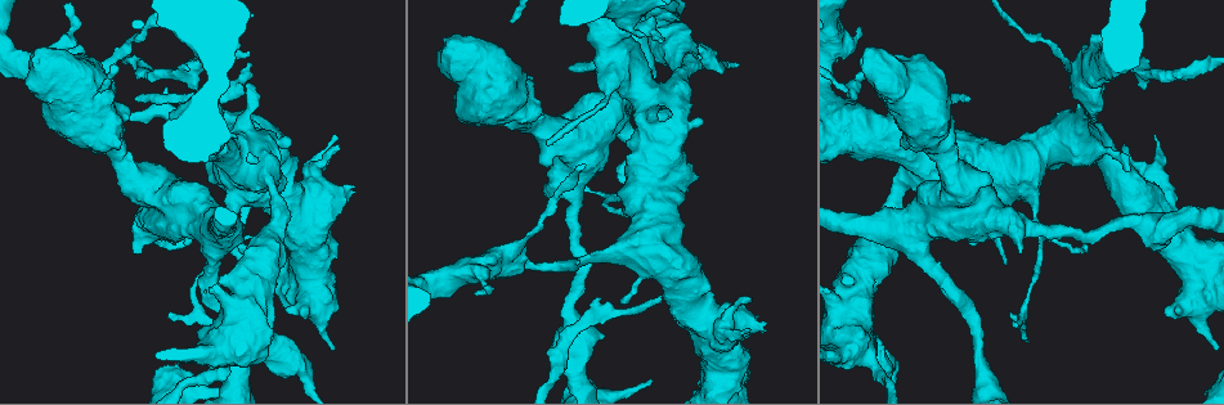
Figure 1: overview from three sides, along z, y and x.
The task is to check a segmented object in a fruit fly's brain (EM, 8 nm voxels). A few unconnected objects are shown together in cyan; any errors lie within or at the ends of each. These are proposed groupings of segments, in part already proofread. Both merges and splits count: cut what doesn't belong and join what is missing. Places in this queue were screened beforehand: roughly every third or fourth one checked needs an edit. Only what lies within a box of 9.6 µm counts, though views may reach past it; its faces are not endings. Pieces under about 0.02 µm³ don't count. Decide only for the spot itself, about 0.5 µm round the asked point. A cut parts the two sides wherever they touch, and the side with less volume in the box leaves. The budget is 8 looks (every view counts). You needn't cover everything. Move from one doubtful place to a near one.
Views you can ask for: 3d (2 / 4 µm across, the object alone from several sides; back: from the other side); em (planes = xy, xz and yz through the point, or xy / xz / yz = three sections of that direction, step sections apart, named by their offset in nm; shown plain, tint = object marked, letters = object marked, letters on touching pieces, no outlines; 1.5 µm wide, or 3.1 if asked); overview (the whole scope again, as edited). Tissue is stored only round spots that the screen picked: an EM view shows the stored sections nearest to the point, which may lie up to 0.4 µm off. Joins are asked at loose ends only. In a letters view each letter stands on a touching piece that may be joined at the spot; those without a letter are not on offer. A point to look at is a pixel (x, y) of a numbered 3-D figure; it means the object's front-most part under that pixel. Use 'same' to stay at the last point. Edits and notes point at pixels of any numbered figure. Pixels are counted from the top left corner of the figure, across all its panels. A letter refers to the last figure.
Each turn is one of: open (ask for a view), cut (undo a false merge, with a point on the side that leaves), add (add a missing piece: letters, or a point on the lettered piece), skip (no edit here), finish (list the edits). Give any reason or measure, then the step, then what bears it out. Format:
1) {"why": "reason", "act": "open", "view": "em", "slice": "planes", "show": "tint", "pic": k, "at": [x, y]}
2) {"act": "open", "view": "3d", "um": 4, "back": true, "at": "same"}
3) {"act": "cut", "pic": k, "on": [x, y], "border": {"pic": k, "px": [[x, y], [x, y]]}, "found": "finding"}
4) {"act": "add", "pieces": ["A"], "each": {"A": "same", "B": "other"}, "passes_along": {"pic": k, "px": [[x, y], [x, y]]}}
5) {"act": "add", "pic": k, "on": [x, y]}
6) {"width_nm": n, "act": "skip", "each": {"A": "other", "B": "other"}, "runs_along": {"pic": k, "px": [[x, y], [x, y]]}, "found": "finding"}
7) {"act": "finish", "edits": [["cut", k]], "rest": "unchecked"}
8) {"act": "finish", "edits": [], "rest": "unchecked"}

{"why": "branch stops here", "act": "open", "view": "3d", "um": 2, "pic": 1, "at": [168, 87]}

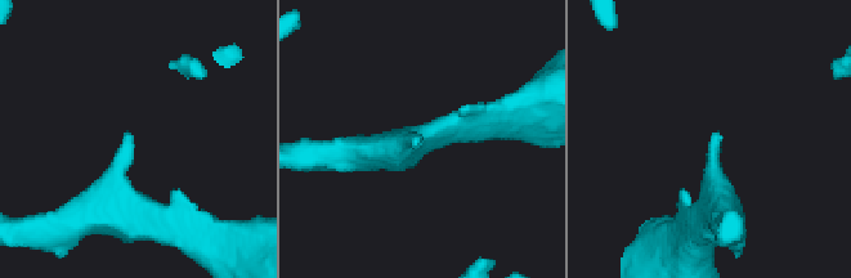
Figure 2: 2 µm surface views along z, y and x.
{"act": "open", "view": "em", "slice": "xz", "step": 4, "show": "tint", "pic": 2, "at": [414, 146]}

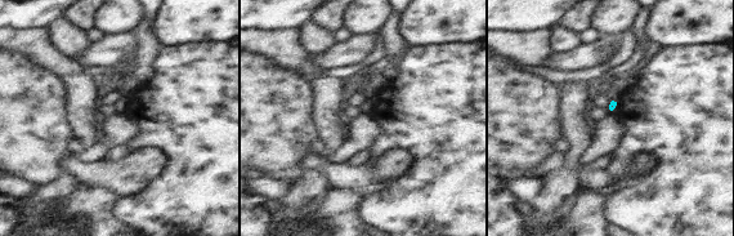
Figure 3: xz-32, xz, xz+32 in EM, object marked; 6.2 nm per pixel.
{"act": "open", "view": "em", "slice": "yz", "step": 8, "show": "letters", "at": "same"}

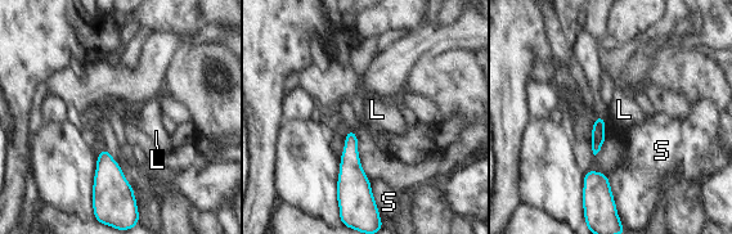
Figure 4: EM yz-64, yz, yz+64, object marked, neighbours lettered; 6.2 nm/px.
{"act": "skip", "each": {"L": "other", "S": "other"}, "border": {"pic": 4, "px": [[606, 174], [618, 211]]}, "found": "none of them fits"}

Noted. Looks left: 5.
{"why": "thin end", "act": "open", "view": "3d", "um": 4, "pic": 1, "at": [623, 301]}

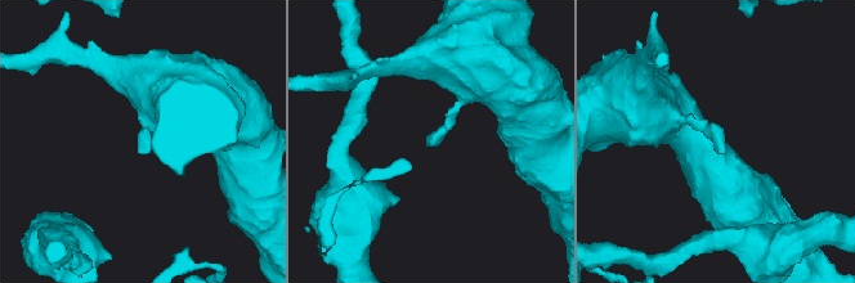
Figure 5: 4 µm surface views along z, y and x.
{"act": "open", "view": "em", "slice": "xz", "step": 8, "show": "letters", "pic": 5, "at": [429, 143]}

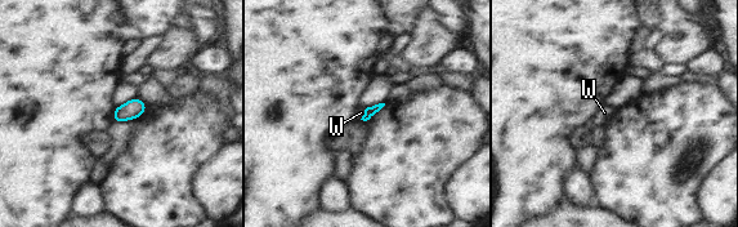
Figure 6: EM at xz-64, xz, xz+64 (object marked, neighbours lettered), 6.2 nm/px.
{"act": "open", "view": "em", "slice": "planes", "show": "letters", "at": "same"}

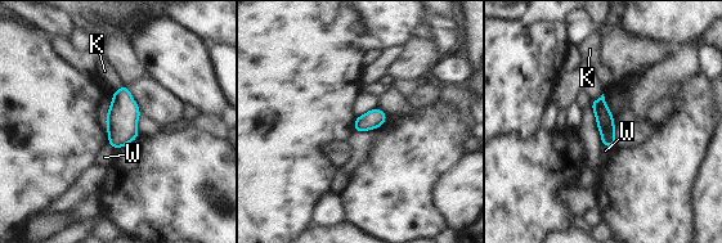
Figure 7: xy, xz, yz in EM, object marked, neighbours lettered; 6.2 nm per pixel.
{"longest_contact_nm": ["K", 70], "act": "skip", "each": {"K": "other", "W": "other"}, "border": {"pic": 7, "px": [[602, 144], [610, 148]]}, "found": "no lettered piece goes on from it"}

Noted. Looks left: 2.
{"act": "finish", "edits": [], "rest": "unchecked"}

